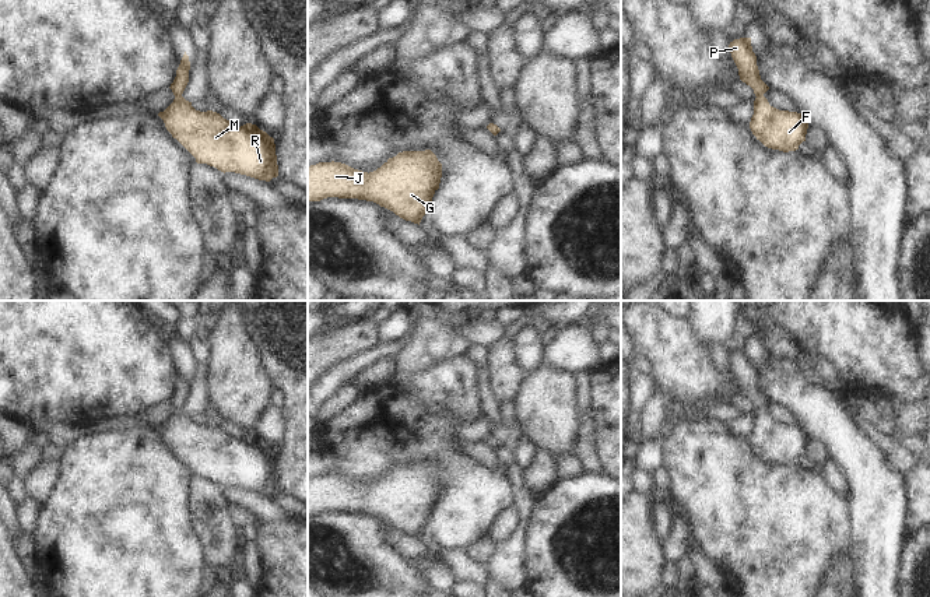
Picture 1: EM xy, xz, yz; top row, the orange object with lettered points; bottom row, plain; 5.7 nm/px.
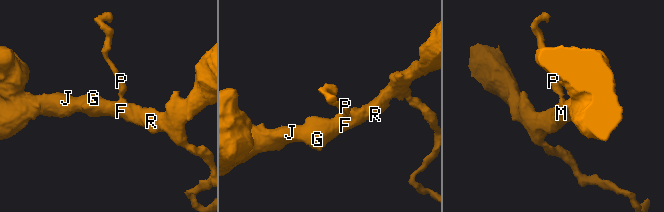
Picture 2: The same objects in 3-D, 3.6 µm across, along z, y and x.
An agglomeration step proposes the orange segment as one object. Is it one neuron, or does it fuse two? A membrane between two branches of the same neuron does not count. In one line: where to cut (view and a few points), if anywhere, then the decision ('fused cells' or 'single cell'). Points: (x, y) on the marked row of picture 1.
cut none; single cell

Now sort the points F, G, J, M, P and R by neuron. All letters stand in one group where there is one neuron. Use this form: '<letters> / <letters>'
F G J M P R

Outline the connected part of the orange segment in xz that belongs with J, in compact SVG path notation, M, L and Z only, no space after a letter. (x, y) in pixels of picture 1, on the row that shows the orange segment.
M431 150L399 152L369 173L341 162L319 162L308 166L308 201L327 197L373 201L420 225L441 178L442 164Z

